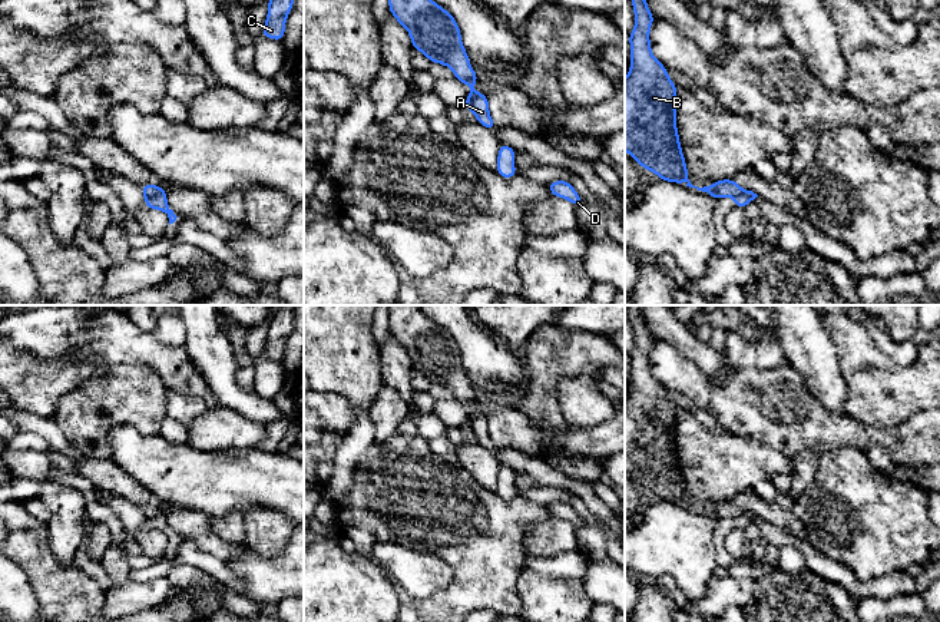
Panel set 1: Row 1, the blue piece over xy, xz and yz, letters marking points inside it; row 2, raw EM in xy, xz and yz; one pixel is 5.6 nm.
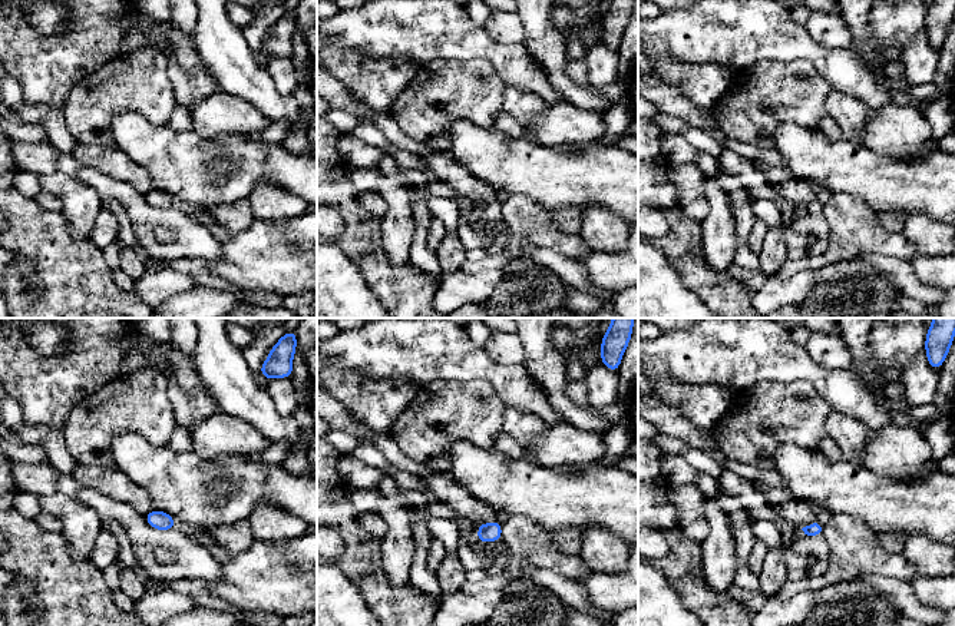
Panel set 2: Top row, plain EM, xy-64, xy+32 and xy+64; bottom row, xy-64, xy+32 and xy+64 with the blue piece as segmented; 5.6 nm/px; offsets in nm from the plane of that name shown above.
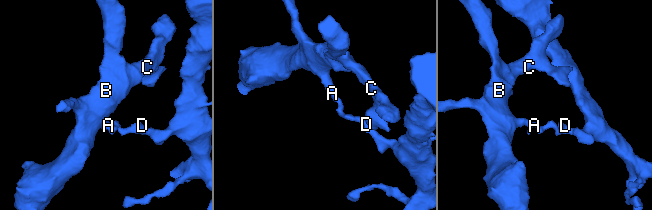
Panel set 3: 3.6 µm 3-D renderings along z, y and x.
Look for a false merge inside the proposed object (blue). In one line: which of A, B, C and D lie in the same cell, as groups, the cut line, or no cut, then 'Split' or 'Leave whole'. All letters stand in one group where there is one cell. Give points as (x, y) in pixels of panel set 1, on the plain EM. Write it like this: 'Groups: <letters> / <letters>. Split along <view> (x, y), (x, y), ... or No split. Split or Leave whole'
Groups: A D / B C. Split along xy (161, 509), (145, 519). Split

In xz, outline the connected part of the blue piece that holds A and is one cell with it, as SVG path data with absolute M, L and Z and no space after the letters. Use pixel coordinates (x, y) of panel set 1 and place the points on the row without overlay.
M479 414L470 420L464 421L464 429L471 431L476 437L476 441L483 446L486 450L493 453L496 450L496 444L493 443L489 433L489 420L486 414Z

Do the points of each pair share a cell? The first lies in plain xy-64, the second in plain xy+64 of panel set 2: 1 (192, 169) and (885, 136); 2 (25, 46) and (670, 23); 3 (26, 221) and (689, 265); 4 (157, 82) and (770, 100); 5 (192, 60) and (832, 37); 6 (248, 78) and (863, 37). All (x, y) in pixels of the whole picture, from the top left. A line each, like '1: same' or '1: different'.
1: different
2: different
3: same
4: same
5: different
6: same

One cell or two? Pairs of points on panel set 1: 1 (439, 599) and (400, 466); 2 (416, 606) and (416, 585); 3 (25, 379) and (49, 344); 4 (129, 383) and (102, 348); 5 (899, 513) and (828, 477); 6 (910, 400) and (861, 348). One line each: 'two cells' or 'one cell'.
1: one cell
2: two cells
3: two cells
4: two cells
5: one cell
6: one cell

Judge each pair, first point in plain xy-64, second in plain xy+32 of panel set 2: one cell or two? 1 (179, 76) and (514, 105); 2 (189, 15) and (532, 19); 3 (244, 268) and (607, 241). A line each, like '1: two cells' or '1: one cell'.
1: one cell
2: two cells
3: two cells

